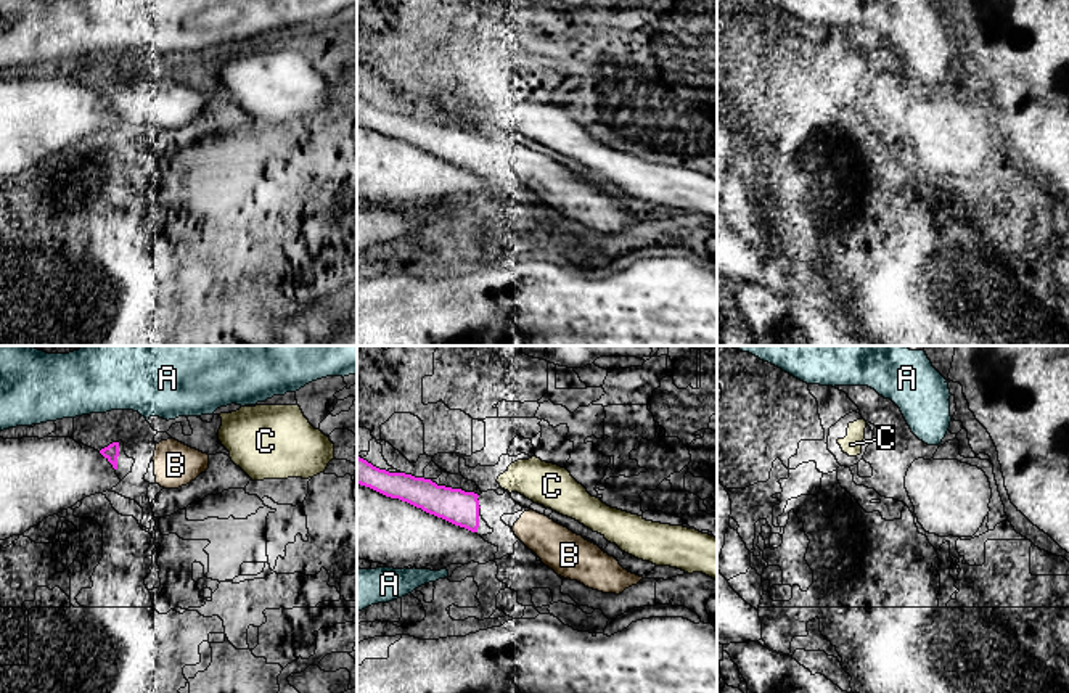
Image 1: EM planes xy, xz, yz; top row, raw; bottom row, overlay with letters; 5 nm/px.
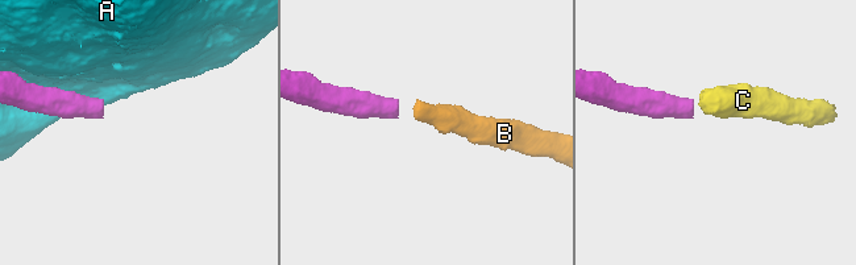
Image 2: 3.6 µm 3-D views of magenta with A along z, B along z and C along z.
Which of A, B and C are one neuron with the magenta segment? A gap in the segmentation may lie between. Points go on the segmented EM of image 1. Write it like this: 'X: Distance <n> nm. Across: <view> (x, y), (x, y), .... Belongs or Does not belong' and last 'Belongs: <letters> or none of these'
A: Distance 160 nm. Across: xy (113, 442), (105, 412). Does not belong
B: Distance 180 nm. Across: xz (478, 526), (513, 526). Belongs
C: Distance 120 nm. Across: xz (478, 496), (497, 481). Does not belong
Belongs: B

